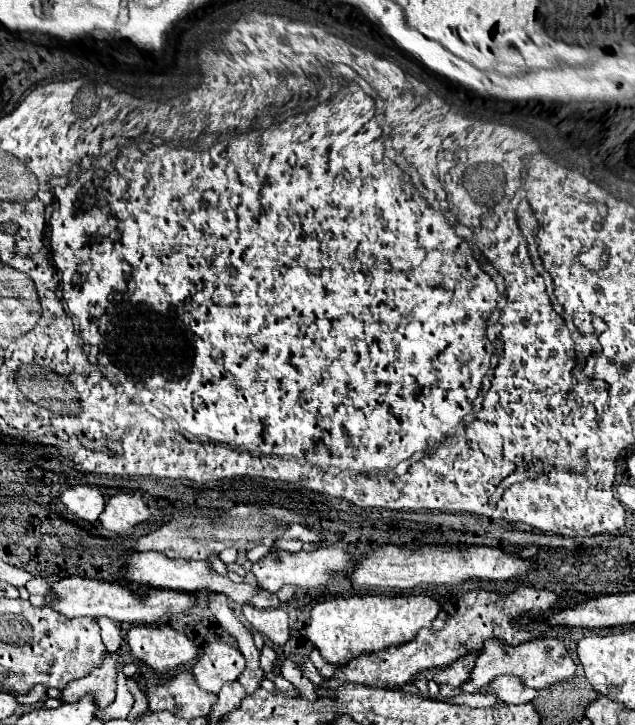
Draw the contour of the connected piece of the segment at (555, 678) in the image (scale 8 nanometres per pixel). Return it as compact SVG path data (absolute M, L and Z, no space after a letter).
M536 638L518 646L504 646L496 640L488 640L486 648L482 650L482 656L478 656L474 670L470 672L470 678L460 686L462 694L482 694L486 686L500 674L510 674L522 680L524 686L540 690L550 684L556 684L560 680L570 680L576 672L576 664L566 652L564 644L556 638Z

